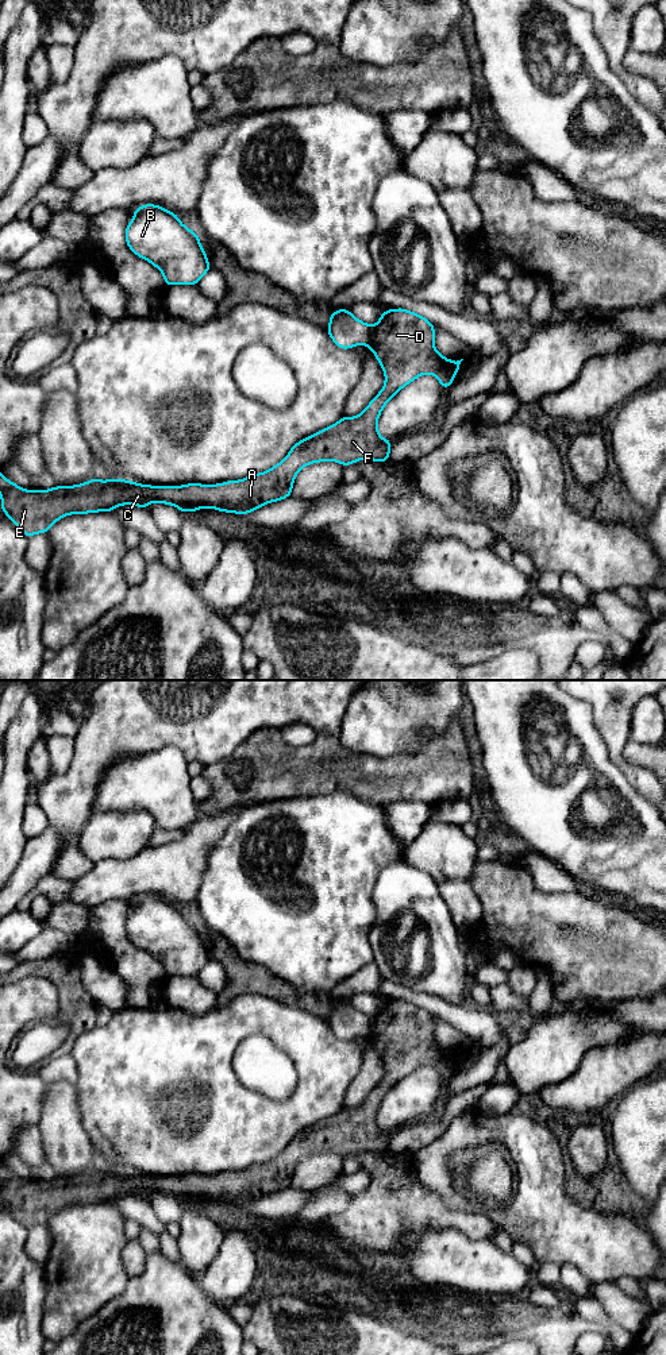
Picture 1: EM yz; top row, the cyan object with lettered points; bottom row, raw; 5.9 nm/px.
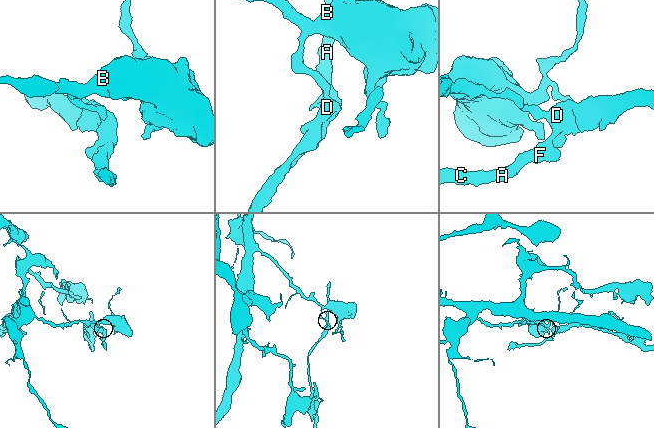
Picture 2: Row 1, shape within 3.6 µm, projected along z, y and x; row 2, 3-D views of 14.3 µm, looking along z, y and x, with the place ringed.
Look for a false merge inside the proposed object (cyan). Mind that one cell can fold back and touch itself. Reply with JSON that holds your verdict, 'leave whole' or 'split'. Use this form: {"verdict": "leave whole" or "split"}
{"verdict": "split"}

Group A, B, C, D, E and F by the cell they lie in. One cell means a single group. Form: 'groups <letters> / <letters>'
groups A C D E F / B

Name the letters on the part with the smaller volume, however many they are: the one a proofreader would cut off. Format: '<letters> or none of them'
A, C, D, E, F

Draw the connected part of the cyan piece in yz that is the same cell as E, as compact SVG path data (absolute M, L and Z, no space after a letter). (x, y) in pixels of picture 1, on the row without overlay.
M389 1000L382 1003L381 1010L373 1018L370 1041L385 1063L382 1081L370 1092L366 1100L357 1108L343 1107L336 1115L308 1127L296 1134L286 1149L270 1161L250 1166L240 1171L230 1171L219 1176L188 1174L184 1177L149 1177L131 1171L112 1169L109 1171L91 1170L76 1177L54 1177L51 1181L23 1181L0 1165L0 1185L3 1204L15 1213L28 1229L35 1224L47 1224L54 1213L68 1205L85 1205L95 1202L108 1204L120 1196L135 1196L143 1200L151 1193L173 1196L184 1204L197 1202L201 1198L212 1198L219 1202L247 1205L266 1194L285 1190L292 1186L292 1178L297 1163L311 1155L334 1151L342 1157L354 1155L361 1150L388 1153L392 1132L378 1124L377 1112L382 1099L408 1074L423 1065L432 1065L439 1074L449 1080L454 1066L459 1062L463 1050L451 1053L443 1049L434 1036L435 1018L423 1007L407 1000Z

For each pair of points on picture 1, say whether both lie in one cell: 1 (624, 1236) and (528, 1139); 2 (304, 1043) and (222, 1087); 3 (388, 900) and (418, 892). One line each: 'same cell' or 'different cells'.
1: same cell
2: same cell
3: same cell

